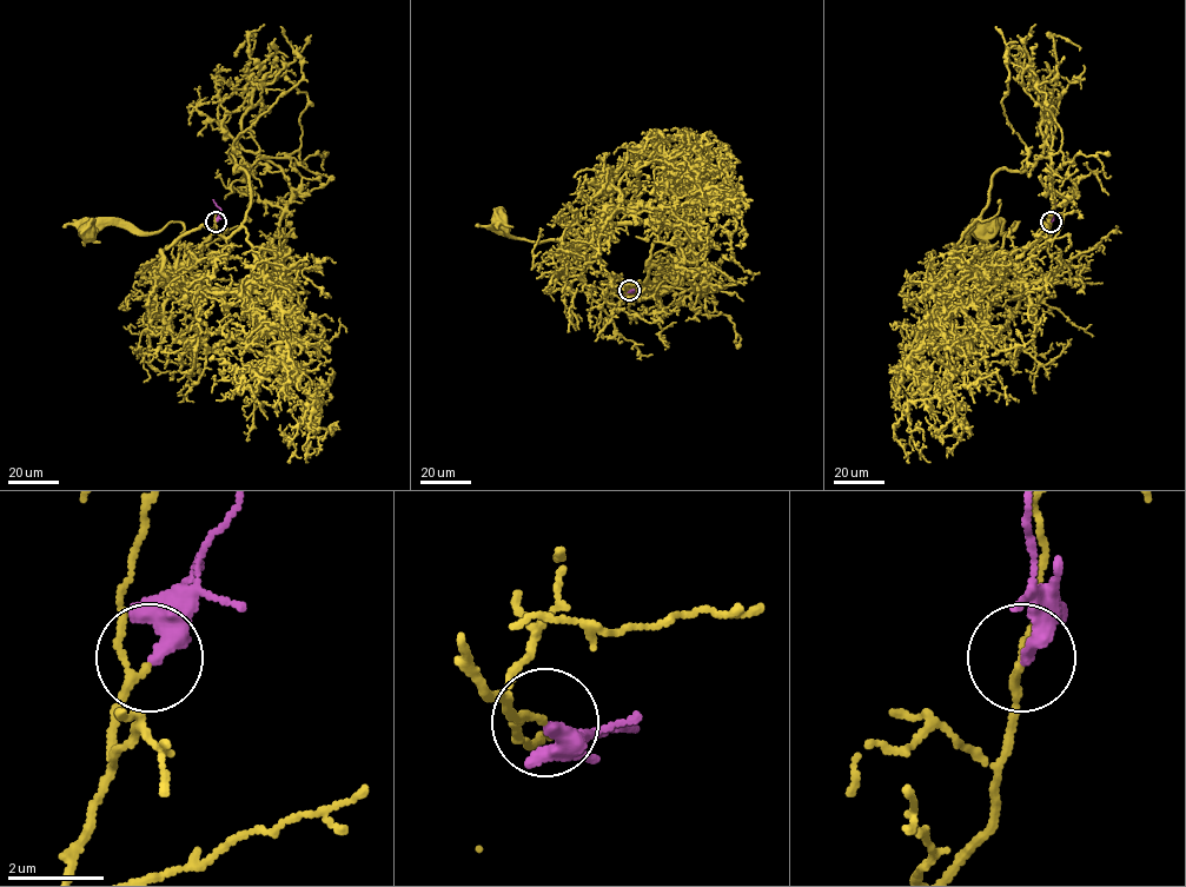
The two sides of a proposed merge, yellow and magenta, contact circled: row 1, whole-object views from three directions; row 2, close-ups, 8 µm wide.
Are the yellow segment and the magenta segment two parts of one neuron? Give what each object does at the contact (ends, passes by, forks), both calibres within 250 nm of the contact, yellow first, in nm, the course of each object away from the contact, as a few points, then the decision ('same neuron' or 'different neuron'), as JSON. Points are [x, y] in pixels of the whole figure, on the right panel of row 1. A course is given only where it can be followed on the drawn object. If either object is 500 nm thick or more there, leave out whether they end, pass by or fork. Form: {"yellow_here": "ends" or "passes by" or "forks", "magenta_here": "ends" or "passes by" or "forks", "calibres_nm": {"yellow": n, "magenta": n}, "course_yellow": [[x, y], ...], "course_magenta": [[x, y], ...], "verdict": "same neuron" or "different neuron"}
{"yellow_here": "passes by", "magenta_here": "ends", "calibres_nm": {"yellow": 130, "magenta": 320}, "course_yellow": [[1051, 222], [1048, 251], [1062, 265], [1025, 286], [994, 264], [1018, 222], [978, 231]], "course_magenta": [[1051, 222], [1055, 199]], "verdict": "same neuron"}

